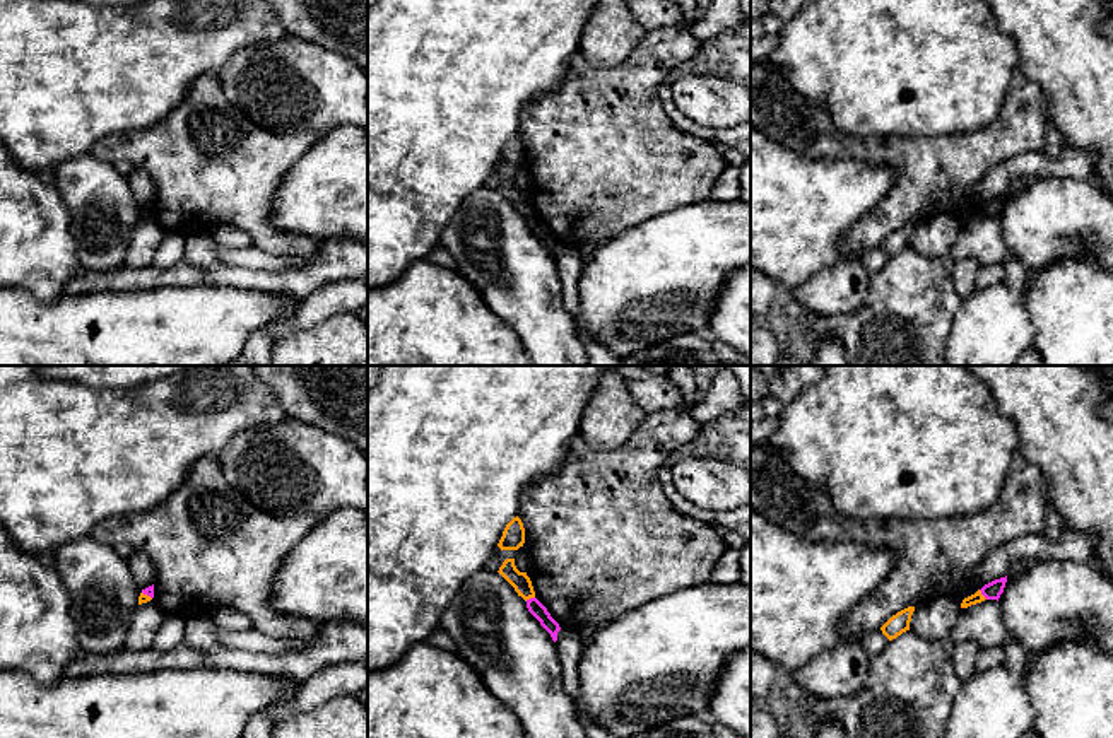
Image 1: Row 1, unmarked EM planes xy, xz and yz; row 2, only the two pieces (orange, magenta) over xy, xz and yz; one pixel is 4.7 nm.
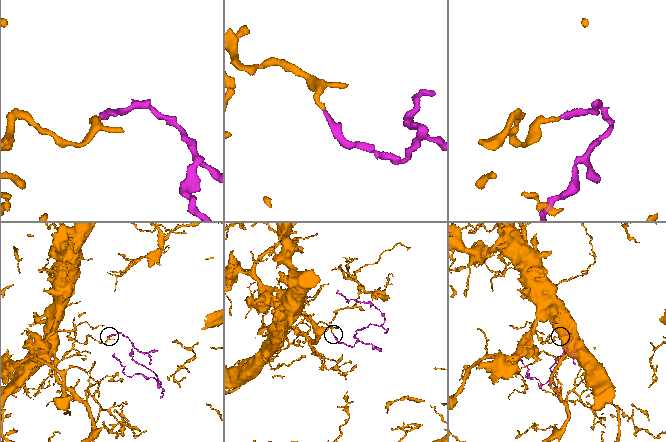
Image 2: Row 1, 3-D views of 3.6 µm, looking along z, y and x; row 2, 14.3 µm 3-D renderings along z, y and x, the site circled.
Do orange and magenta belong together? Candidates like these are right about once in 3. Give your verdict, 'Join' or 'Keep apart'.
Keep apart

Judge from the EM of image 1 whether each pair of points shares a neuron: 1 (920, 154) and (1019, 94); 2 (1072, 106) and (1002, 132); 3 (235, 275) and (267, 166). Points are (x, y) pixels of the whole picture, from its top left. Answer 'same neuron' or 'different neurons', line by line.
1: same neuron
2: different neurons
3: different neurons

